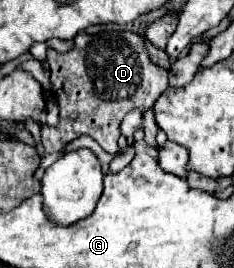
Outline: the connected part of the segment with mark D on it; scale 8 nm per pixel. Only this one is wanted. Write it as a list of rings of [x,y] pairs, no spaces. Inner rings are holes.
[[[81,32],[73,50],[61,54],[49,48],[47,62],[51,64],[51,92],[59,106],[59,124],[41,130],[41,144],[47,152],[57,152],[73,138],[89,134],[105,152],[115,154],[121,136],[119,124],[125,114],[131,110],[145,114],[169,86],[169,72],[149,60],[143,38],[135,32]]]

